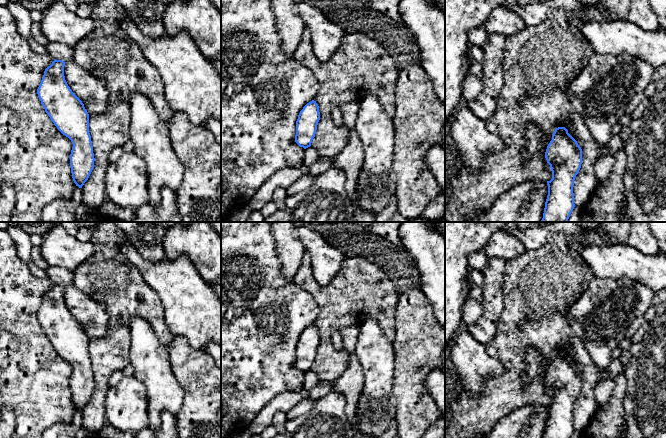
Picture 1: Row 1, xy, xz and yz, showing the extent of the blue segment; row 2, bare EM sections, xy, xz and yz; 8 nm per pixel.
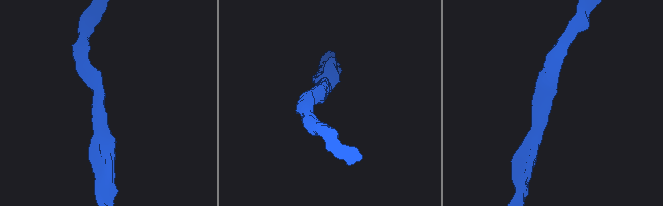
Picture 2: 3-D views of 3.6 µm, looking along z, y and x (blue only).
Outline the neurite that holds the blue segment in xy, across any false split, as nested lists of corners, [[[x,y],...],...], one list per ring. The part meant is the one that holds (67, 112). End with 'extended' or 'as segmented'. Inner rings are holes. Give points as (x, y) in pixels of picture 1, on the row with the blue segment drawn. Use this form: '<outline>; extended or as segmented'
[[[54,59],[44,71],[37,94],[51,121],[73,144],[70,154],[72,178],[76,186],[82,188],[95,161],[89,133],[89,114],[68,86],[64,66],[64,61]]]; as segmented

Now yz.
[[[565,127],[555,129],[545,158],[552,171],[541,222],[568,222],[574,204],[573,186],[582,164],[582,149]]]; as segmented

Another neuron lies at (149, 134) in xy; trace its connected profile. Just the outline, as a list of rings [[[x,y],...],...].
[[[133,93],[129,101],[131,111],[130,140],[134,145],[134,153],[146,163],[149,195],[148,204],[159,206],[161,190],[164,187],[176,192],[183,179],[184,167],[179,161],[169,137],[169,123],[164,122],[158,115],[153,103],[140,93]]]

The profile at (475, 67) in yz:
[[[470,60],[469,73],[475,75],[476,77],[482,79],[483,68],[481,62]]]

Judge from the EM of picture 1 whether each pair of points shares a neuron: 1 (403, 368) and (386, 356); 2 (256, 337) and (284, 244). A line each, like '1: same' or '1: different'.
1: different
2: different

